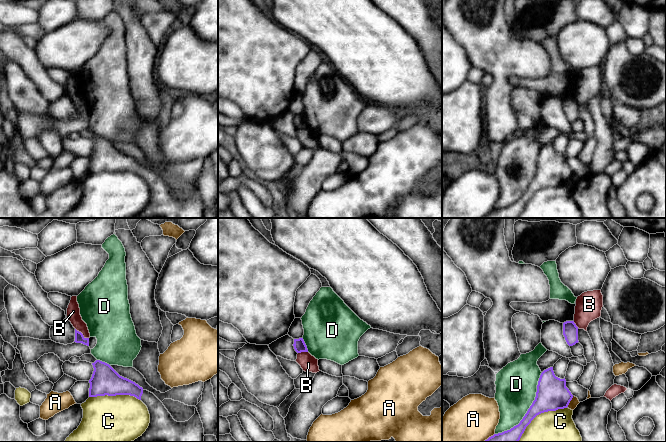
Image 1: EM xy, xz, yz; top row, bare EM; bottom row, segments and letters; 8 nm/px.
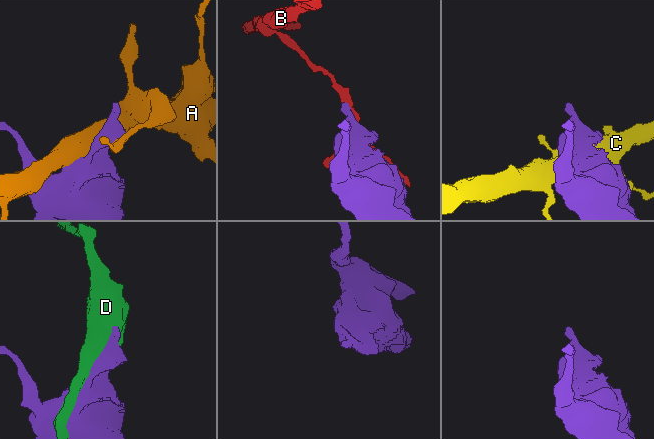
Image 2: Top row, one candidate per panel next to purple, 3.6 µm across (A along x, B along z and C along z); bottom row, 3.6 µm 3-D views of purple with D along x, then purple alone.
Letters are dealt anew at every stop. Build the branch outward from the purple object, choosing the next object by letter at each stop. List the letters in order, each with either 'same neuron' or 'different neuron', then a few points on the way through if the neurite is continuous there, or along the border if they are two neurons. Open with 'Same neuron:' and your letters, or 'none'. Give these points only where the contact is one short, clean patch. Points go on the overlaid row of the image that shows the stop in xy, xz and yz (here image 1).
Same neuron: none
A: different neuron
B: different neuron; border xy (75, 328), (88, 338)
C: different neuron
D: different neuron

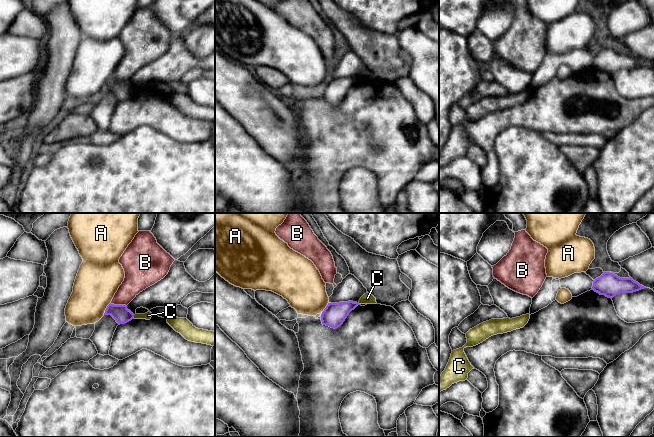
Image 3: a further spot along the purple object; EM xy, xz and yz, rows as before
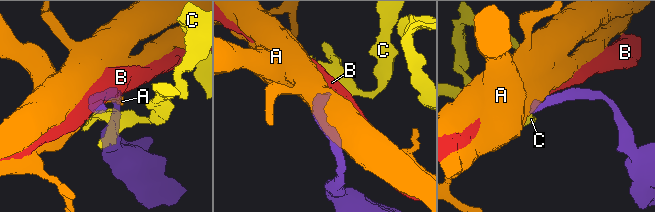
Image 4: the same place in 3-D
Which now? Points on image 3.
Same neuron: none
A: different neuron; border xy (110, 302), (103, 314)
B: different neuron; border xy (110, 303), (126, 306)
C: different neuron; border xy (134, 315), (132, 318)

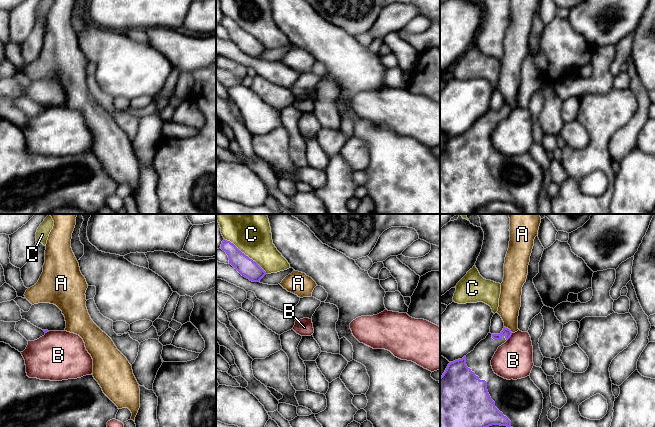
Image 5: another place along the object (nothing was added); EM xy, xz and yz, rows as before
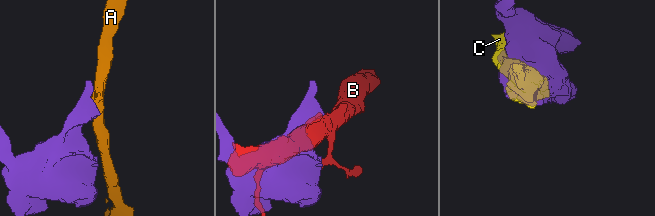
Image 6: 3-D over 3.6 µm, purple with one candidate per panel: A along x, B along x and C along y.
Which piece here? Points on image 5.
Same neuron: none
A: different neuron; border yz (504, 326), (512, 332)
B: different neuron
C: different neuron

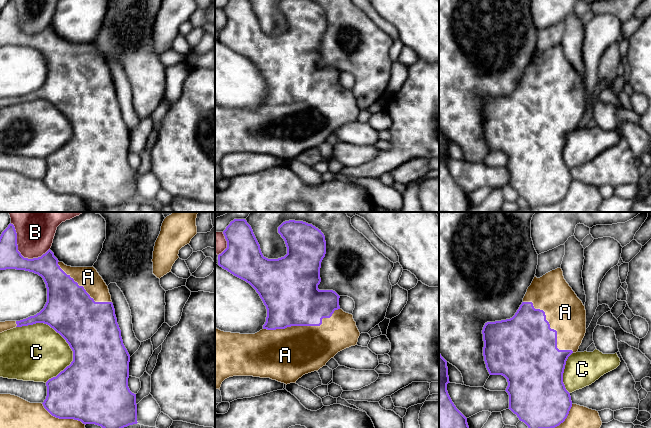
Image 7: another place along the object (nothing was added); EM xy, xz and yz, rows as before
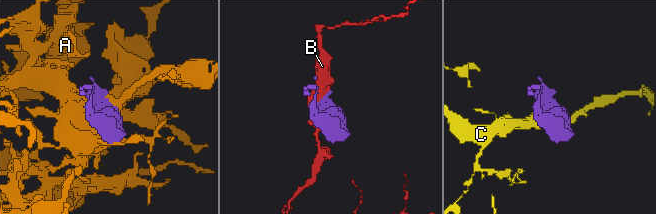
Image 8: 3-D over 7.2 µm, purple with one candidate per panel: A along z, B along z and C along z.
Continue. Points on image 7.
Same neuron: A
A: same neuron
B: different neuron
C: different neuron

